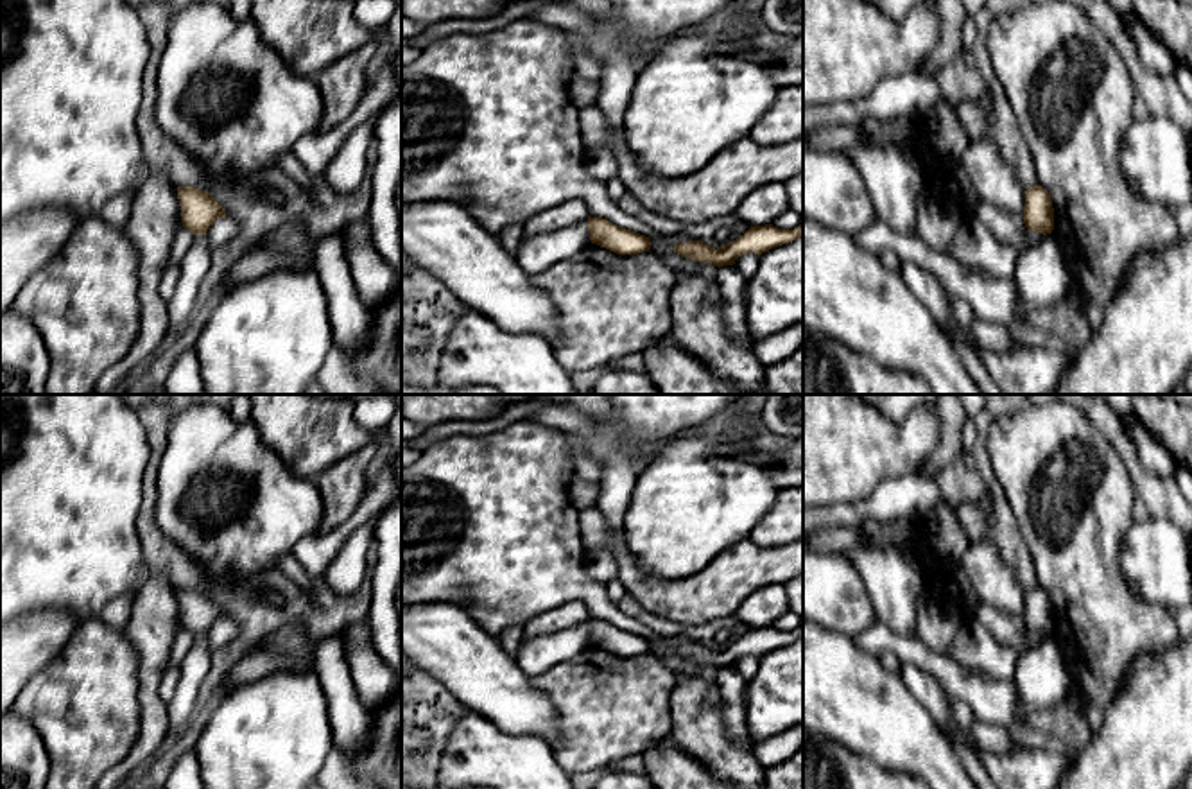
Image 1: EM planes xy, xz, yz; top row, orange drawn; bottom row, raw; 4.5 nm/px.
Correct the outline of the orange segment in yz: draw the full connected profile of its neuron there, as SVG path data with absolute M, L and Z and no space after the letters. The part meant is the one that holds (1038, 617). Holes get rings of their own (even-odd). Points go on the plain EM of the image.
M1041 586L1025 592L1024 626L1027 633L1043 637L1052 635L1054 631L1052 601Z

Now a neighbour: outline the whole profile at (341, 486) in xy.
M387 429L373 432L364 448L341 459L314 479L324 506L324 520L315 534L326 534L351 518L366 491L366 470L385 436Z

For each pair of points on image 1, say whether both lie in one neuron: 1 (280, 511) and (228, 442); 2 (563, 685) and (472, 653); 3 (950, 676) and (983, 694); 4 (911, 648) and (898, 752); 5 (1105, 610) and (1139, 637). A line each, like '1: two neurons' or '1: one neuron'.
1: one neuron
2: two neurons
3: one neuron
4: two neurons
5: one neuron

